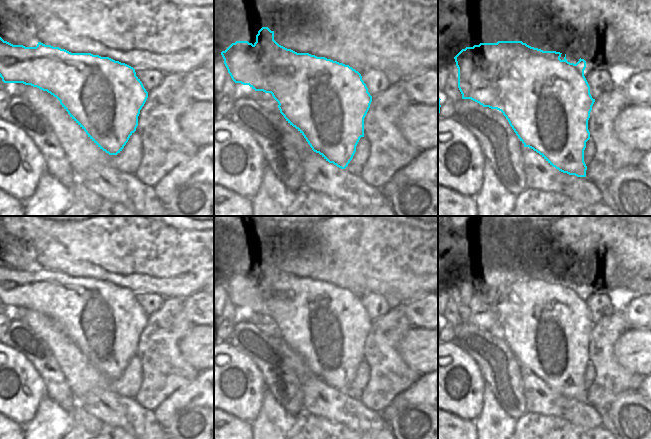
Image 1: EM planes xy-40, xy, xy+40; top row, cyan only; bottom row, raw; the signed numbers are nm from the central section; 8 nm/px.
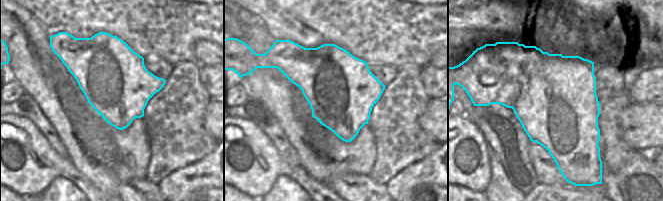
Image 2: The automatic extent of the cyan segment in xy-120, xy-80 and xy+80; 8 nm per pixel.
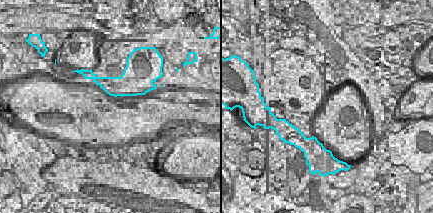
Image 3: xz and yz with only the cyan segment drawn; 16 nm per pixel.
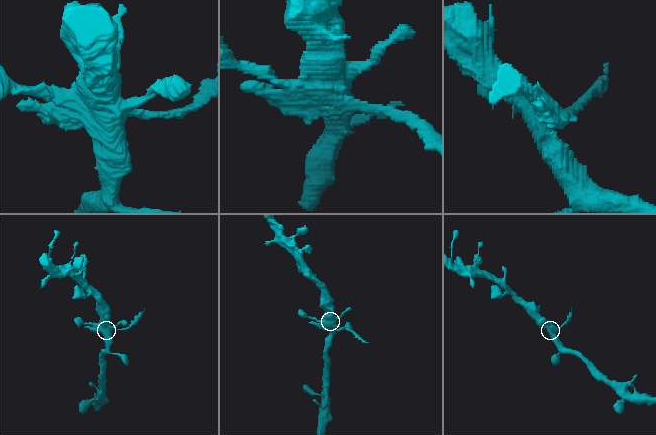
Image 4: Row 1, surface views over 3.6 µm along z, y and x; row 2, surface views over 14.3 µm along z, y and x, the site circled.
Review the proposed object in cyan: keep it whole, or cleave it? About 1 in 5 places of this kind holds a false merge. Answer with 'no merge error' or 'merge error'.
merge error

